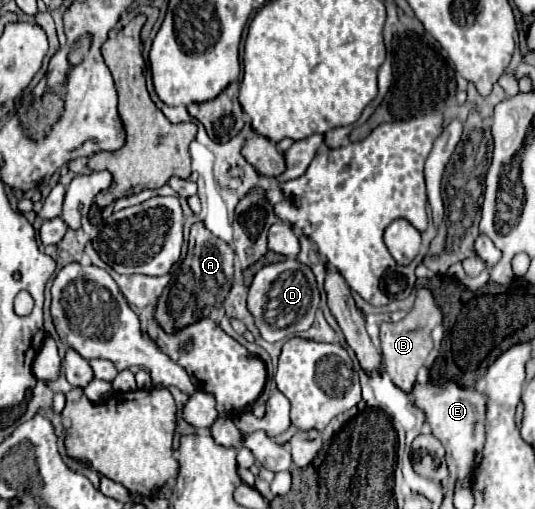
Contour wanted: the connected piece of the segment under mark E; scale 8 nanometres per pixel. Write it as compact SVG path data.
M445 383L445 385L415 385L409 391L409 397L413 399L413 405L417 405L433 431L433 435L443 443L447 451L447 469L449 469L449 483L453 485L457 481L463 481L469 471L473 469L475 457L483 449L483 421L485 421L485 401L483 393L475 389L463 389L459 385Z

